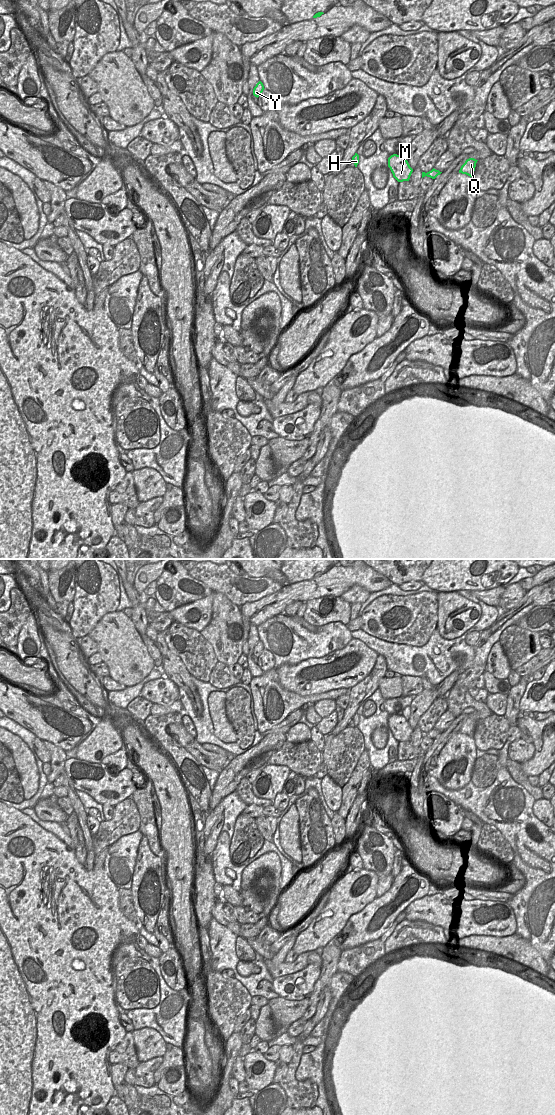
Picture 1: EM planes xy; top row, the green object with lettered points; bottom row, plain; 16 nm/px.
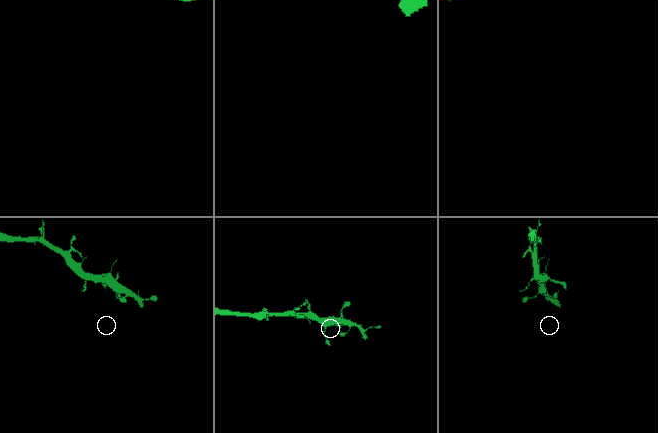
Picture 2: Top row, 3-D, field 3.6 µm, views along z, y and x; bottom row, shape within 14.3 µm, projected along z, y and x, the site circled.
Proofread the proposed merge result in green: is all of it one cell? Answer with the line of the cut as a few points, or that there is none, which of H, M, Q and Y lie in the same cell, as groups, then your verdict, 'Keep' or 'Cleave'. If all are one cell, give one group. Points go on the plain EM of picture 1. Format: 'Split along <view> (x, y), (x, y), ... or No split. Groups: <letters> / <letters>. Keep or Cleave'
No split. Groups: H M Q Y. Keep.

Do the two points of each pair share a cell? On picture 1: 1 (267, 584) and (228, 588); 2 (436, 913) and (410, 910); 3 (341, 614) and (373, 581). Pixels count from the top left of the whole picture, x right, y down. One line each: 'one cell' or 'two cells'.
1: one cell
2: one cell
3: two cells

